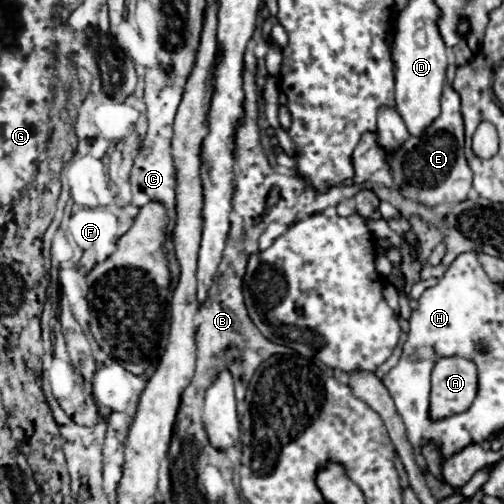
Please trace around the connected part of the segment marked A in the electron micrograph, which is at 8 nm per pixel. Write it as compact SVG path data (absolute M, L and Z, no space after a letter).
M446 357L434 365L430 415L442 419L466 411L478 393L476 365L462 357Z

